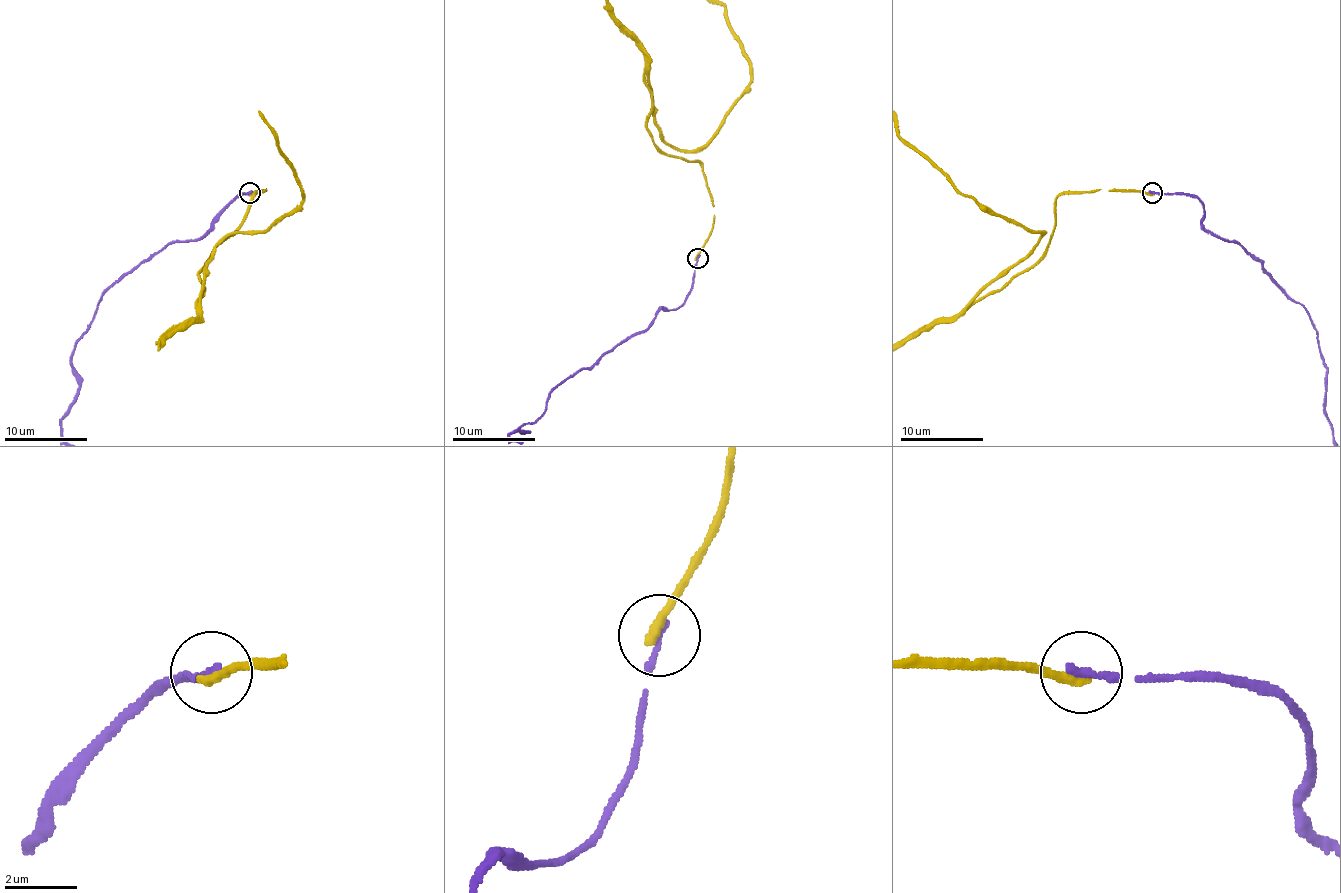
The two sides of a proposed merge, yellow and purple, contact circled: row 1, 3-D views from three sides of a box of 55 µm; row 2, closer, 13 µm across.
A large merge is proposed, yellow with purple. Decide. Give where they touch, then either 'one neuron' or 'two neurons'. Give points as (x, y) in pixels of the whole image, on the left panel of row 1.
(250, 192) | two neurons

